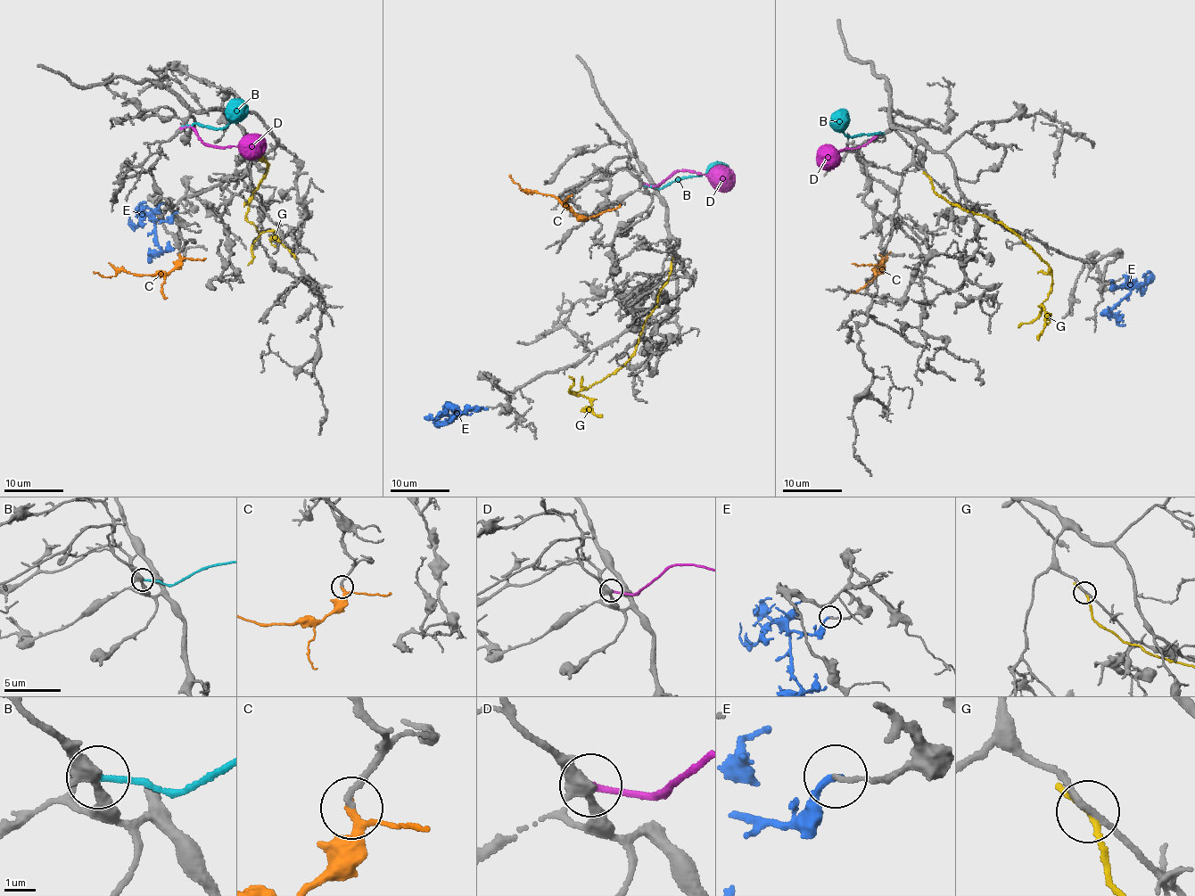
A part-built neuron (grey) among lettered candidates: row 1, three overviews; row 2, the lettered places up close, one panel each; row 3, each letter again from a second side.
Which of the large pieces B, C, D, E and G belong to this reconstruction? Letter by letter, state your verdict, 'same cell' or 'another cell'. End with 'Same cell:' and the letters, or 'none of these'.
B: another cell
C: same cell
D: another cell
E: another cell
G: another cell
Same cell: C

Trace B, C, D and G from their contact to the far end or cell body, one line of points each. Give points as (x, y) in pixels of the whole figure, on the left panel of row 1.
B: (182, 127), (198, 124), (224, 128), (229, 122), (230, 108), (243, 101)
C: (178, 255), (180, 262), (166, 274), (140, 275), (121, 269), (114, 275), (105, 277), (94, 271)
D: (181, 127), (194, 127), (203, 143), (217, 148), (242, 147), (251, 139), (264, 142)
G: (249, 138), (258, 157), (269, 165), (245, 217), (260, 233), (271, 230), (296, 258)

